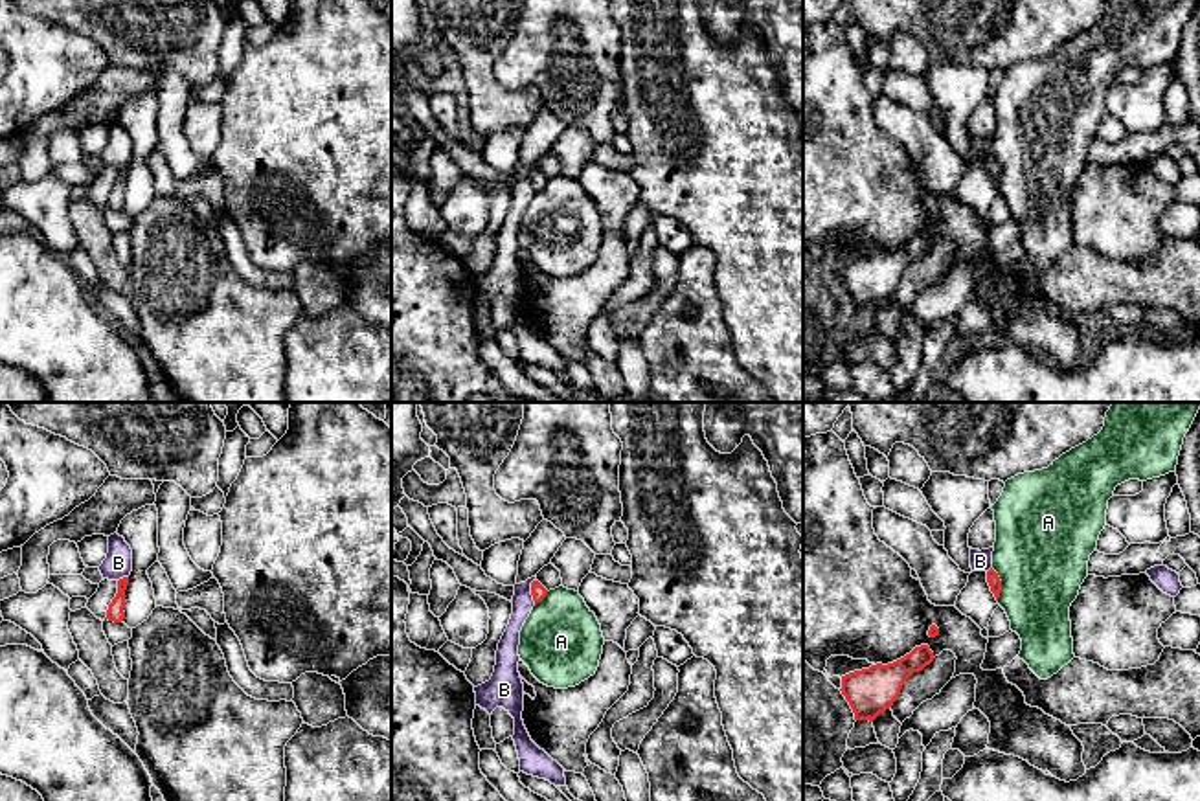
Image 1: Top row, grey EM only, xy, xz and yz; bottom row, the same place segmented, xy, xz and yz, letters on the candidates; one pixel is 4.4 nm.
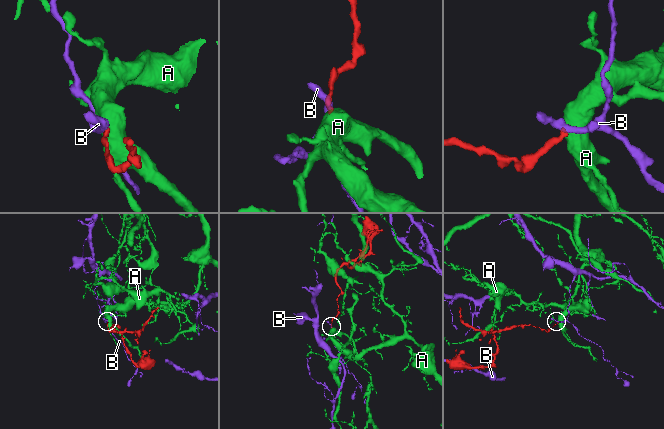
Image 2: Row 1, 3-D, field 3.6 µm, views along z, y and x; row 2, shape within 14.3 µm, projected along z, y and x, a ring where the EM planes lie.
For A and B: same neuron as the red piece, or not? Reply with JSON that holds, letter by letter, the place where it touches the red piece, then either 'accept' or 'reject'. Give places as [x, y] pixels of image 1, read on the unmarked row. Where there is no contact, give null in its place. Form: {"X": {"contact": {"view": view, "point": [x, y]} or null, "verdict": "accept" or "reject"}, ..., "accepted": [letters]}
{"A": {"contact": {"view": "yz", "point": [1000, 173]}, "verdict": "reject"}, "B": {"contact": {"view": "xz", "point": [532, 180]}, "verdict": "reject"}, "accepted": []}

